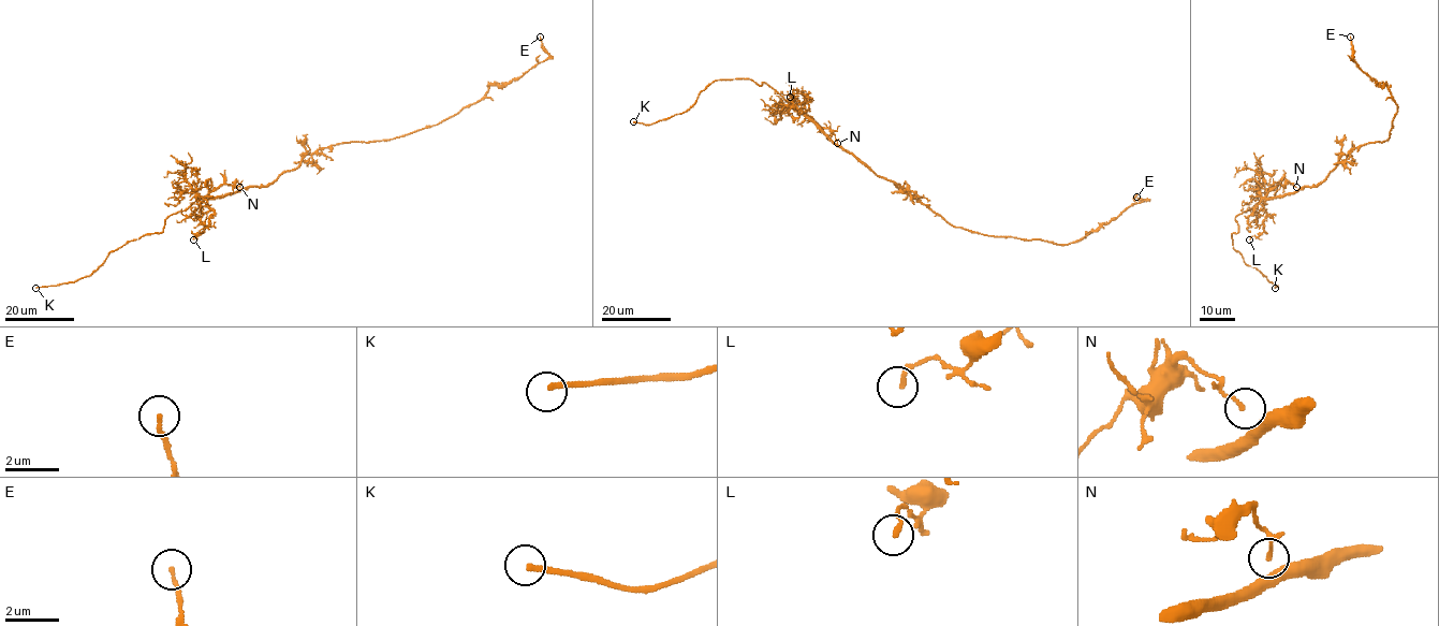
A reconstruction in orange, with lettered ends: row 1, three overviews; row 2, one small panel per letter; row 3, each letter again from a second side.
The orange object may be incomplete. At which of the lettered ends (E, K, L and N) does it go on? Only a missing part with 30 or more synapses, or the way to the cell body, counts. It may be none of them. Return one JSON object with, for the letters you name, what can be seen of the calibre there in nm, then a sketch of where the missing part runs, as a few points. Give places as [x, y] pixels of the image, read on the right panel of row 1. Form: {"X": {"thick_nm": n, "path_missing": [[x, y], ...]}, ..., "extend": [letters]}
{"K": {"thick_nm": 200, "path_missing": [[1275, 288], [1289, 287]]}, "extend": ["K"]}

